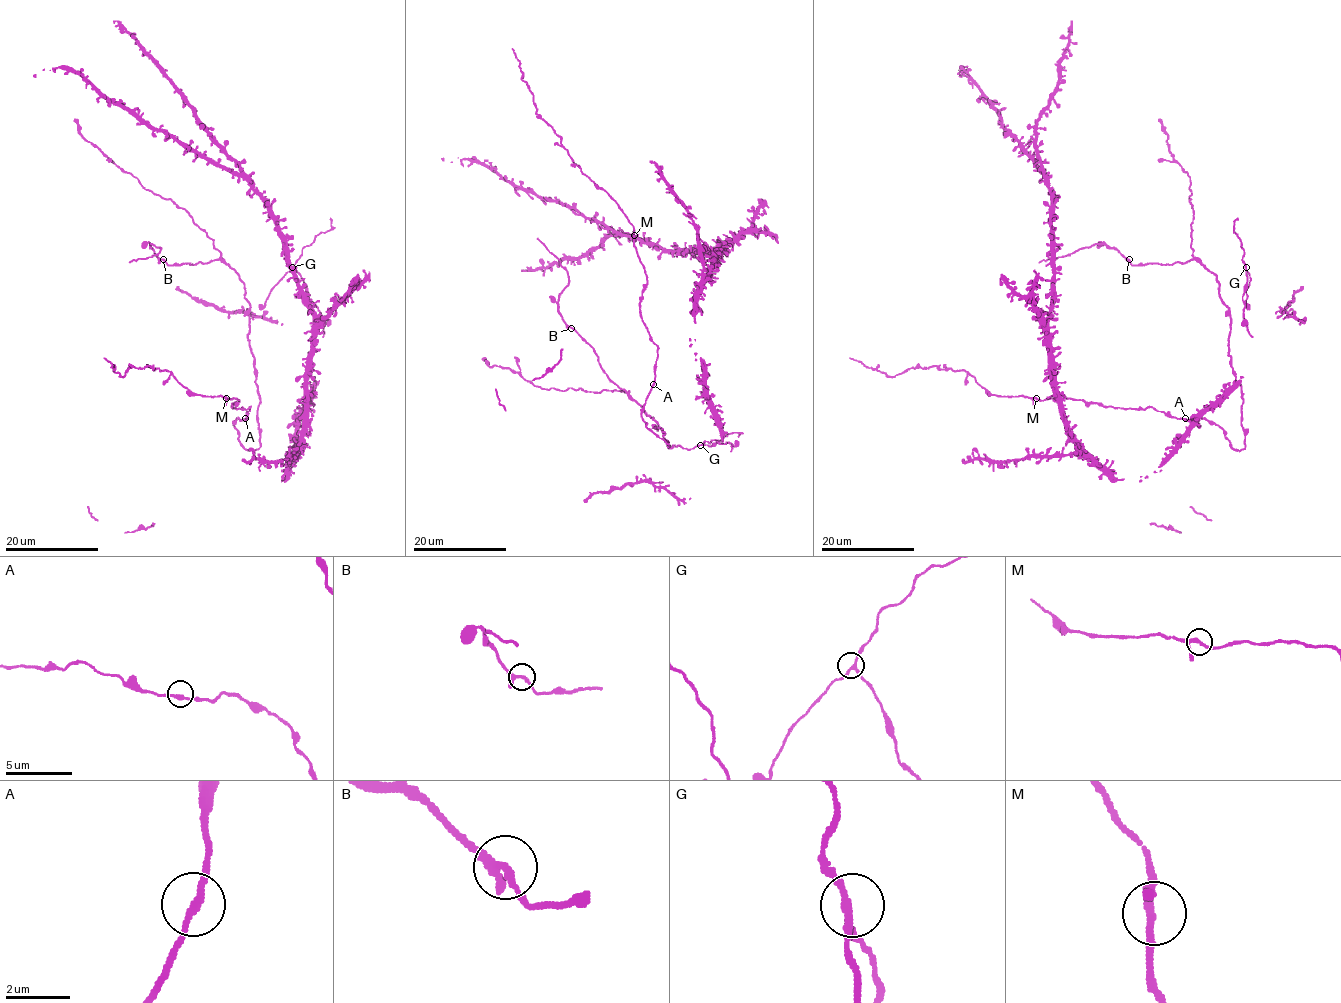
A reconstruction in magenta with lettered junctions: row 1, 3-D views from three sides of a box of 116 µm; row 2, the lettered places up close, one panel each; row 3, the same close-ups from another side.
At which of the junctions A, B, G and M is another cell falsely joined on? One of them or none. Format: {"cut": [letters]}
{"cut": []}

